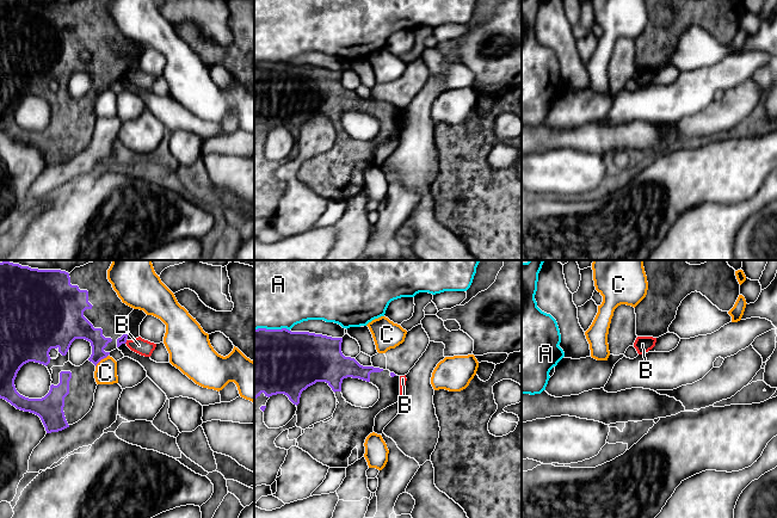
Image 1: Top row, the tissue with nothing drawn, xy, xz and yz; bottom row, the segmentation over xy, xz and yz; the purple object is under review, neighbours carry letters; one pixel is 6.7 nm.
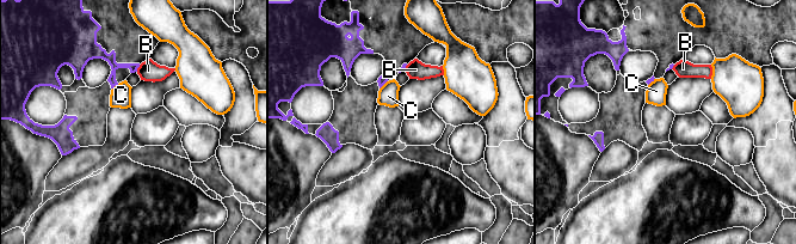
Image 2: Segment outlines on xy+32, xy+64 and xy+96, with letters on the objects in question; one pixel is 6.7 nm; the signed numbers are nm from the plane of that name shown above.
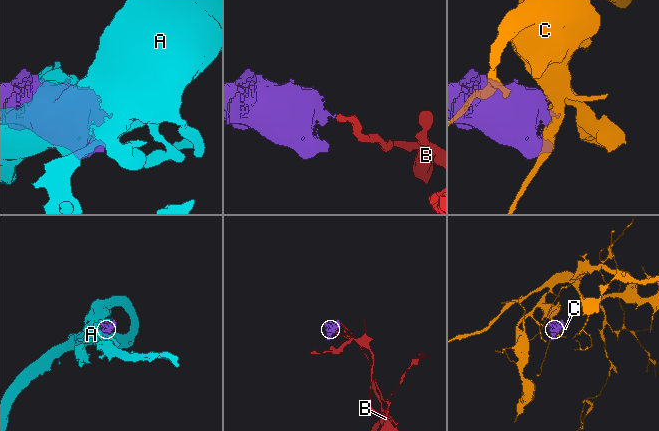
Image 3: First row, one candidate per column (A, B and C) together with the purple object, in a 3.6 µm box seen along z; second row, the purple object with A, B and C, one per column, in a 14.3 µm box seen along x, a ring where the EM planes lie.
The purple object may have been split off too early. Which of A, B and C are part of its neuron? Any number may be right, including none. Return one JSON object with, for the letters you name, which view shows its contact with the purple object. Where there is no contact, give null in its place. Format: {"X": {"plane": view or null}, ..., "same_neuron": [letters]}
{"same_neuron": []}

